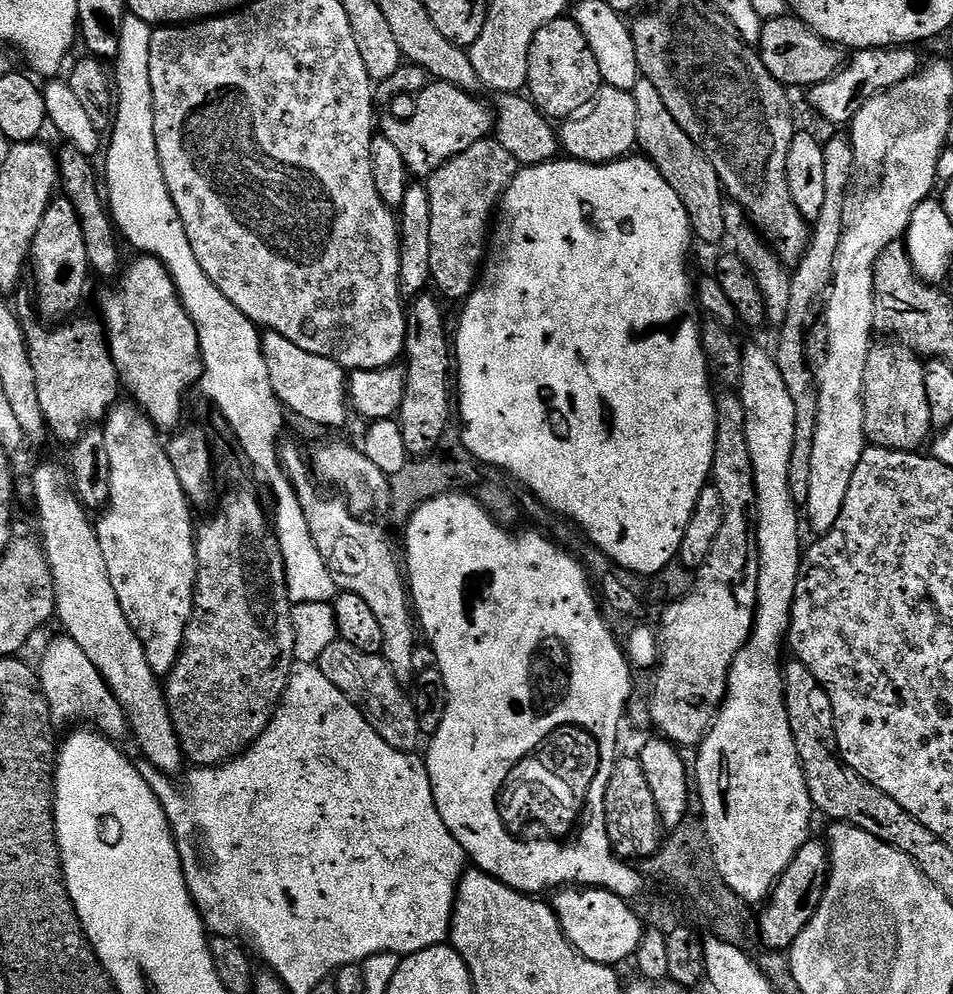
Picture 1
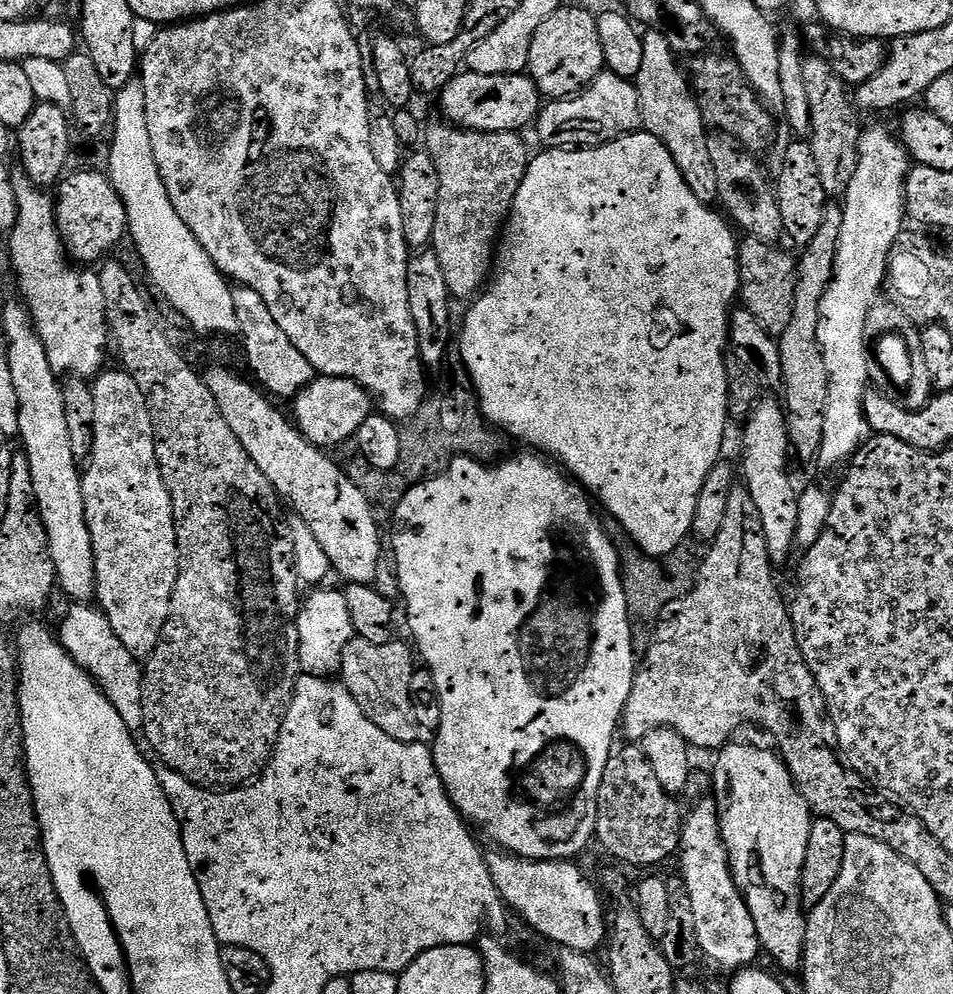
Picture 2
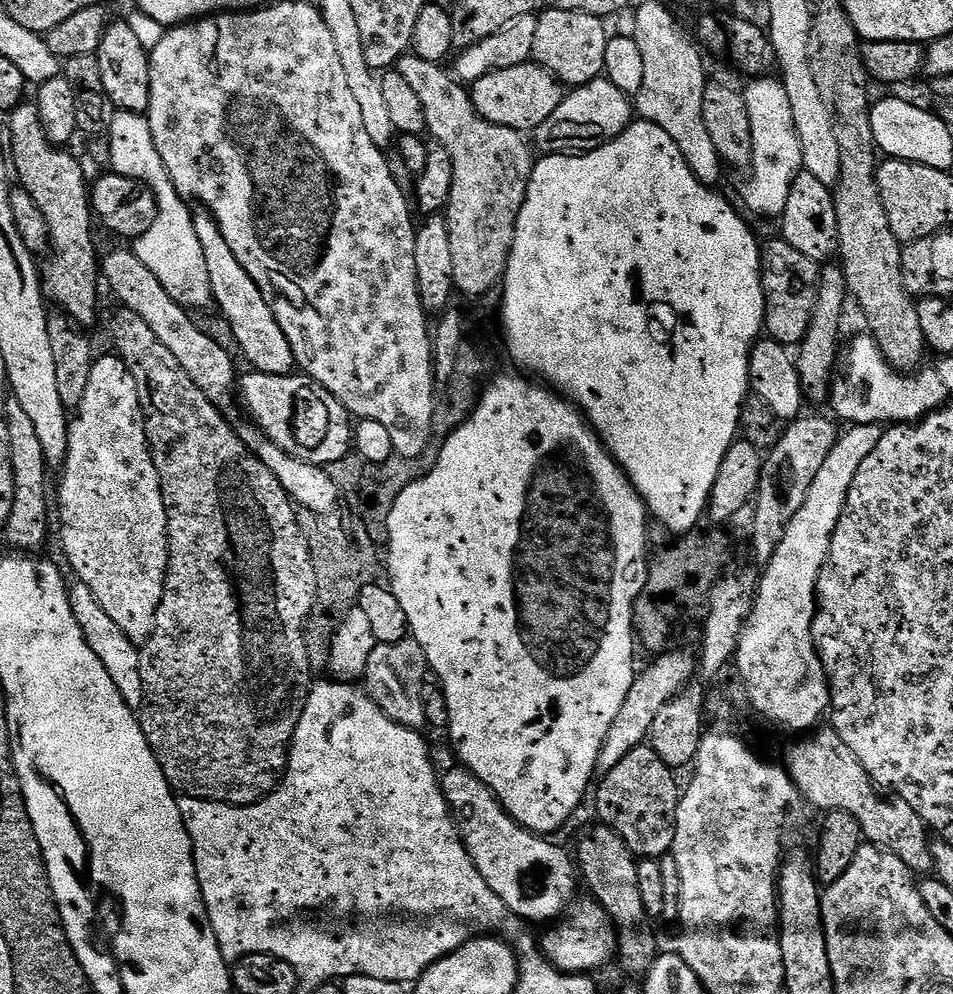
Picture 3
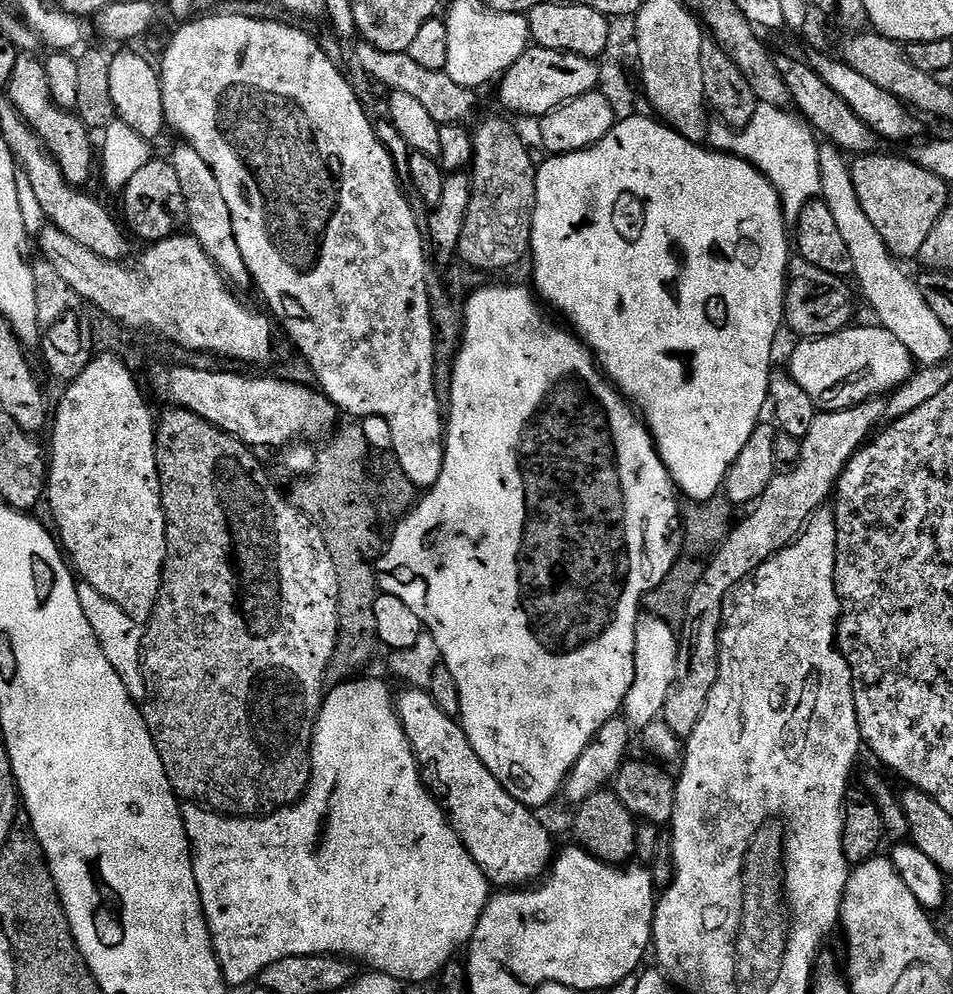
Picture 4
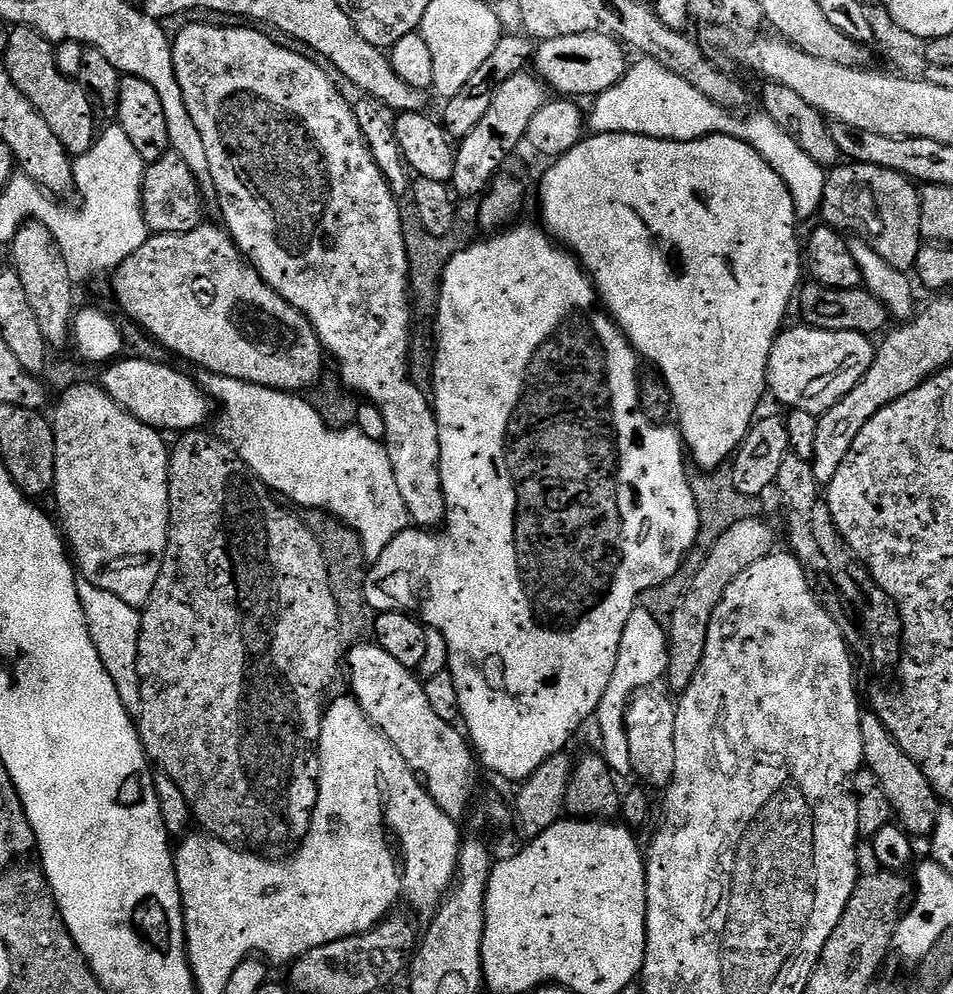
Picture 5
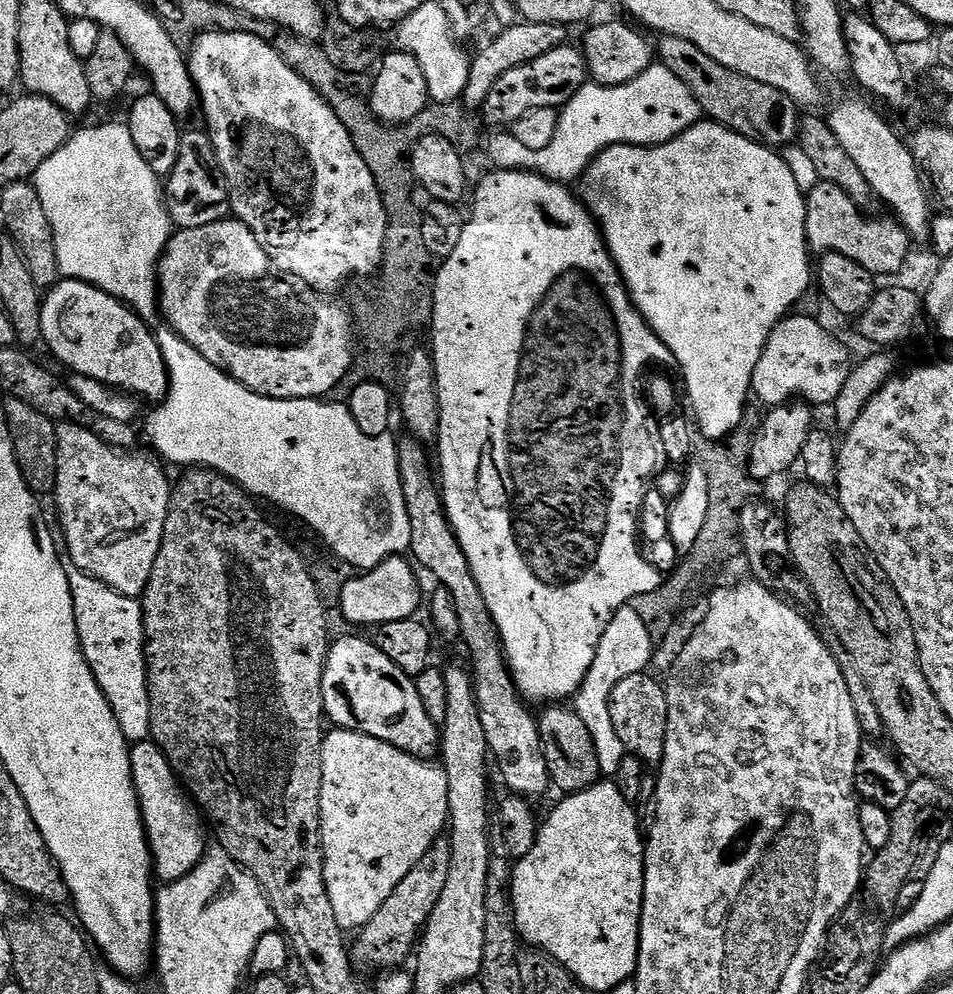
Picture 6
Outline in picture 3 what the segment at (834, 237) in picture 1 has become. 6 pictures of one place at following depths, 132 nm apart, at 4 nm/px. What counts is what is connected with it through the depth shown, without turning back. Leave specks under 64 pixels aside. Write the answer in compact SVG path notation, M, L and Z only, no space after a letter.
M828 262L820 269L820 283L816 289L816 305L810 318L810 326L803 340L798 345L798 355L795 357L796 369L804 387L804 395L809 401L820 404L829 399L830 385L834 379L836 355L841 355L840 323L844 320L844 303L850 300L850 289L844 269L839 263Z

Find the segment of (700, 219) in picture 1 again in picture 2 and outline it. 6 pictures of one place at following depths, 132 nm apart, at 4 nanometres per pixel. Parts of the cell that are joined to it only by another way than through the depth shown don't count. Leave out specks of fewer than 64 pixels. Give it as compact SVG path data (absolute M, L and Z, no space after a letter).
M651 30L643 33L642 67L634 79L638 90L638 102L640 103L640 123L643 131L650 133L662 146L670 150L678 170L682 172L682 178L690 190L694 190L694 198L698 198L704 204L712 206L718 200L718 177L714 175L714 162L710 162L710 150L708 149L709 129L702 118L702 110L698 106L689 77L680 69L681 61L677 53L673 52L670 42L660 32Z

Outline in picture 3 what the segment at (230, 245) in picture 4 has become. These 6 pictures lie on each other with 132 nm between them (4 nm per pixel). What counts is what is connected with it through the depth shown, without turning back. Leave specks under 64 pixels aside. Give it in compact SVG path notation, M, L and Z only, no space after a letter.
M197 211L192 221L194 230L198 234L198 242L202 242L208 281L212 287L212 299L215 307L218 306L224 311L224 316L232 327L232 336L236 339L237 346L244 351L245 358L252 363L249 365L255 371L275 376L289 375L297 367L296 355L282 326L278 326L276 316L272 313L271 303L264 297L254 278L246 272L242 262L238 262L234 250L230 248L230 242L226 242L211 212Z

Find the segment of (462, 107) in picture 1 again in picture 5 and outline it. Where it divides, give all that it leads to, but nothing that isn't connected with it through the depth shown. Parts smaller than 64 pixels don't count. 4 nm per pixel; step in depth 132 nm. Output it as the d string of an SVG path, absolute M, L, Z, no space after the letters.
M603 30L570 34L570 38L545 40L535 49L534 72L553 93L561 97L595 98L614 87L628 73L630 59L627 55L625 45Z

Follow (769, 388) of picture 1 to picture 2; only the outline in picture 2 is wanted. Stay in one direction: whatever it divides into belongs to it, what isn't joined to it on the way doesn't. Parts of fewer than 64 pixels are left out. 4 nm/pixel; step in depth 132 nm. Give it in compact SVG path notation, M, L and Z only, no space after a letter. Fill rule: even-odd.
M761 399L746 420L744 428L744 472L742 468L743 483L750 490L750 498L754 498L754 506L758 506L758 514L762 514L762 530L766 534L768 557L773 565L780 566L792 556L792 548L797 547L796 531L798 530L798 506L800 498L798 488L792 485L788 477L788 456L790 460L790 441L788 438L788 418L781 401ZM729 742L719 749L716 760L716 769L711 769L712 789L716 802L716 812L720 816L720 831L723 834L724 845L728 850L728 865L732 868L732 877L738 886L738 890L744 896L746 906L750 910L750 918L754 918L754 926L756 927L756 937L760 939L760 947L780 968L792 972L801 967L804 963L804 947L806 946L806 930L808 929L808 921L806 919L806 909L804 906L804 894L802 891L802 881L804 879L804 863L806 862L806 850L810 846L810 834L812 833L812 821L814 813L809 808L806 798L796 788L796 783L792 780L790 770L780 759L779 755L771 747L755 748L752 744L736 744L737 742Z

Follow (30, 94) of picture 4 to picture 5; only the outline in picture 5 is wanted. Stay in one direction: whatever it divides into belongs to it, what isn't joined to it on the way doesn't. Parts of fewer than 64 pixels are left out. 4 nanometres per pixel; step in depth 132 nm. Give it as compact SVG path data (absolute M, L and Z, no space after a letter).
M13 27L10 46L6 46L2 54L2 62L10 78L14 78L14 86L18 86L18 90L22 90L26 98L30 98L30 106L34 106L34 110L42 114L46 126L54 130L58 142L62 142L69 156L75 158L90 151L98 135L96 114L79 79L58 70L56 49L52 41L47 40L41 32L35 32L33 28Z

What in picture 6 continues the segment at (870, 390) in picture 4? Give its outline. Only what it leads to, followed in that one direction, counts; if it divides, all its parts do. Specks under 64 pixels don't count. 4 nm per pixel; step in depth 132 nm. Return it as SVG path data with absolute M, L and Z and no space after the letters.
M789 315L777 324L766 346L758 366L754 366L752 392L767 406L787 404L799 398L809 405L835 405L846 378L852 373L854 359L844 349L840 340L835 340L822 325L808 316Z

